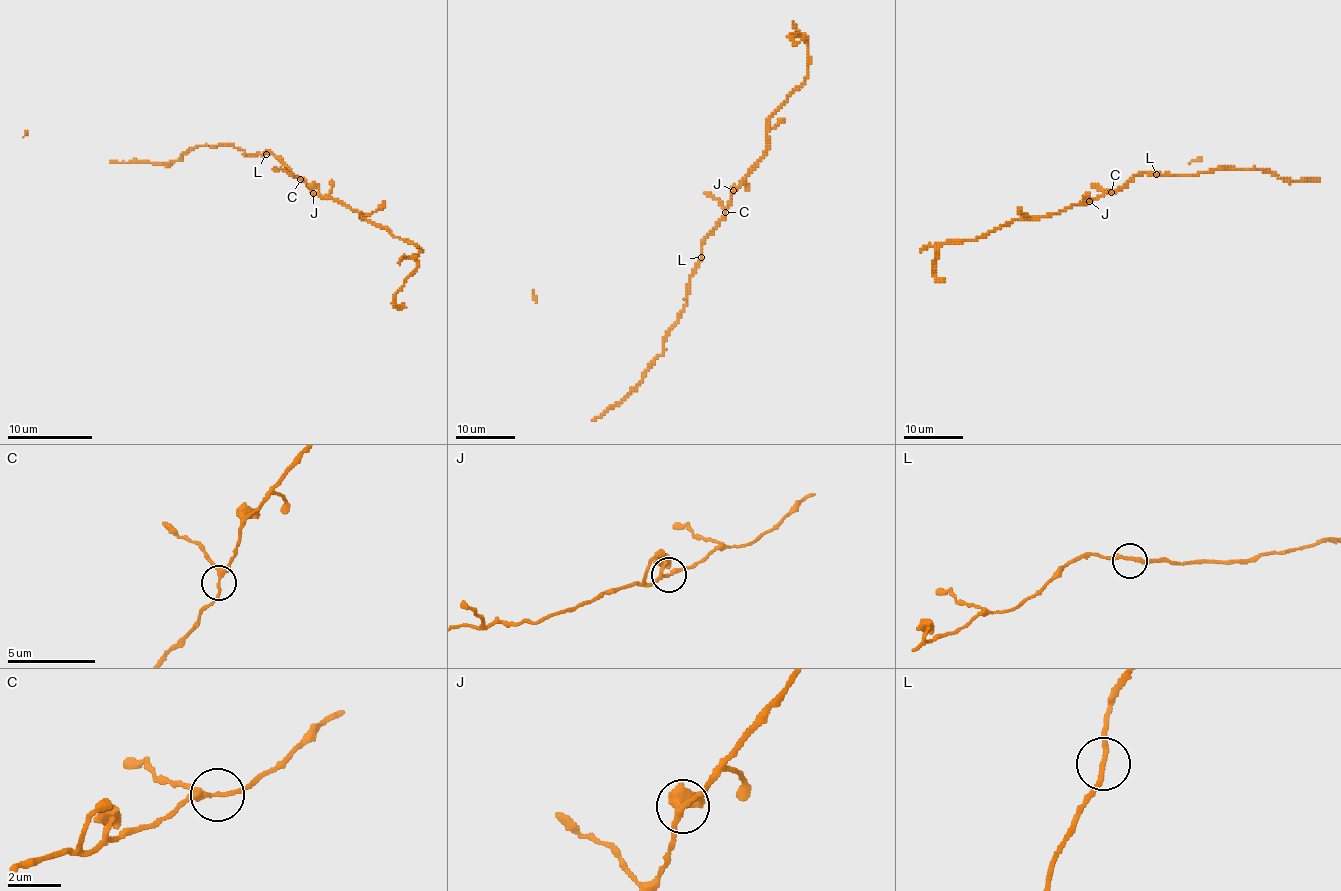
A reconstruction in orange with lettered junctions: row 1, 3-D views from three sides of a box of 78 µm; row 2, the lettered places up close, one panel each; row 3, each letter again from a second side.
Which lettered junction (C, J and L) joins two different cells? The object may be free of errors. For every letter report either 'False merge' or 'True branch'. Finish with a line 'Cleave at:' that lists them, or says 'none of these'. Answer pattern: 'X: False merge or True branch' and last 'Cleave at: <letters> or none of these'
C: True branch
J: True branch
L: True branch
Cleave at: none of these

